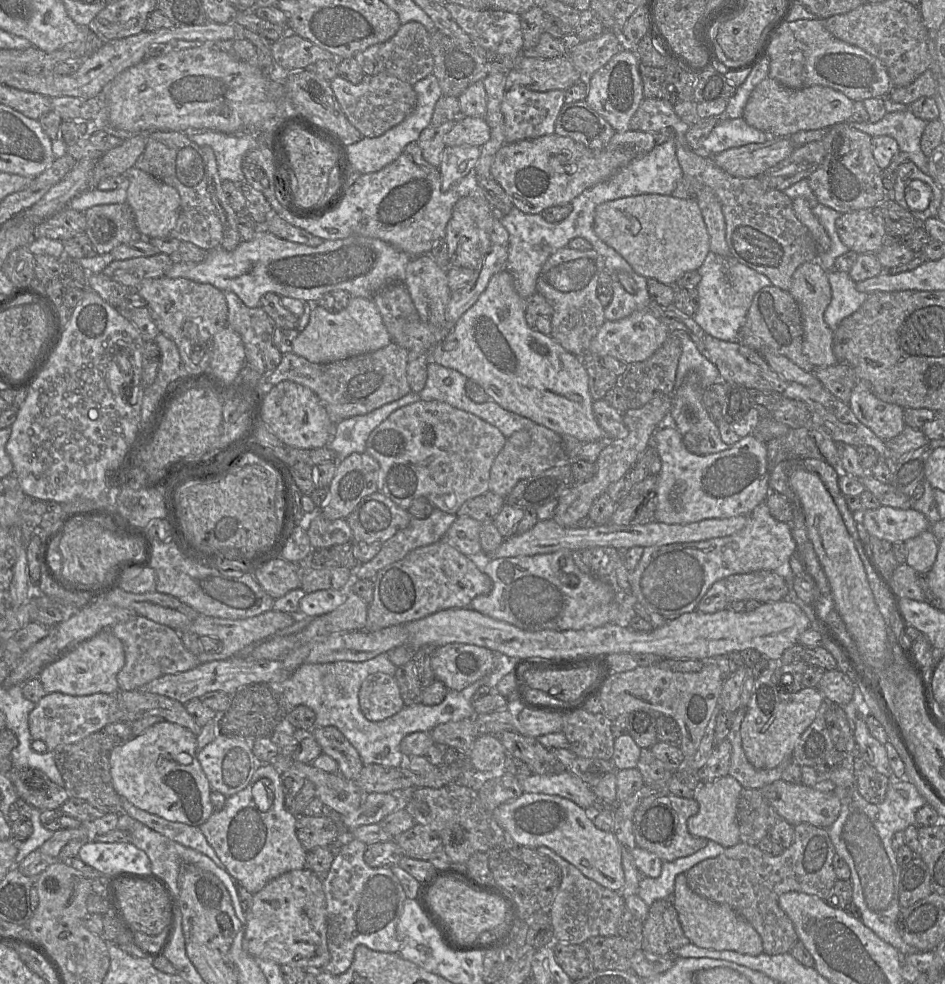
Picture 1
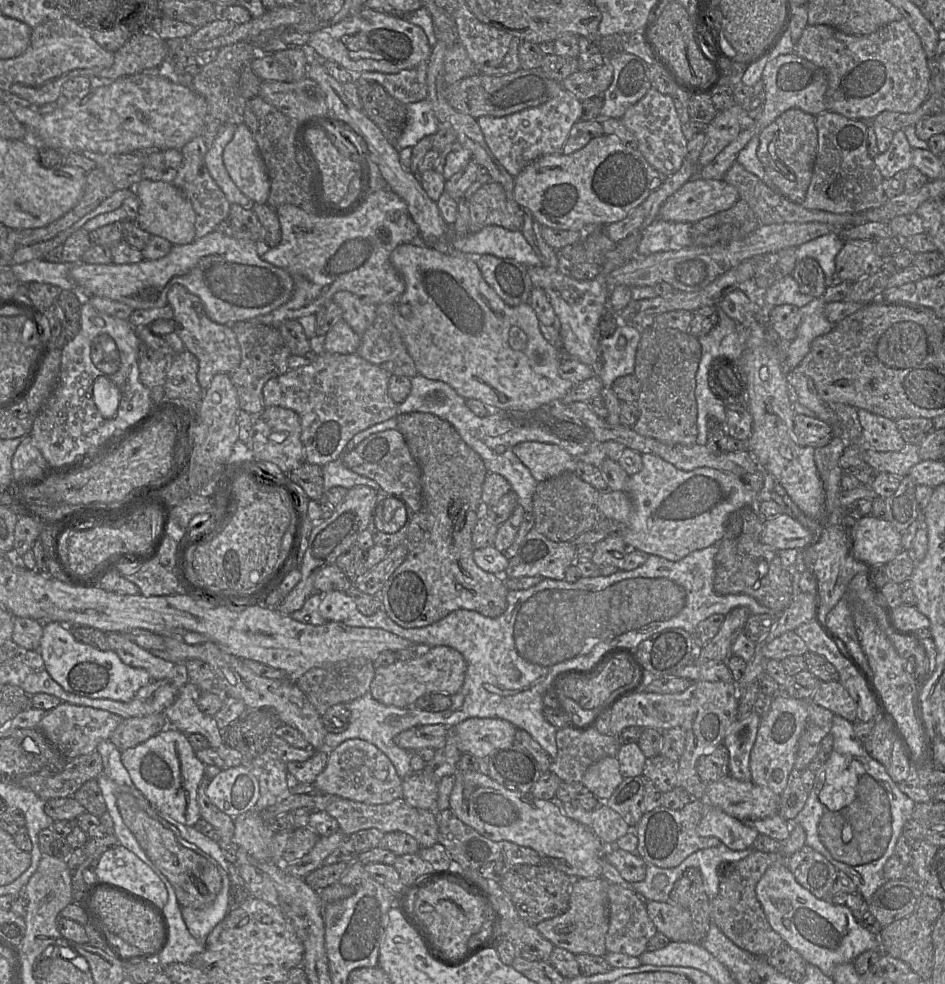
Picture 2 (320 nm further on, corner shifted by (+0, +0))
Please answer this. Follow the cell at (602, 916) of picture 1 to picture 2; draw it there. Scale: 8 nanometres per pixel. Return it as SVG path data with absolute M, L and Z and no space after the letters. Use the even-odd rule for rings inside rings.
M617 884L609 885L609 928L605 939L607 952L639 957L646 951L648 941L658 930L648 916L645 902L646 901L632 889L624 888Z

